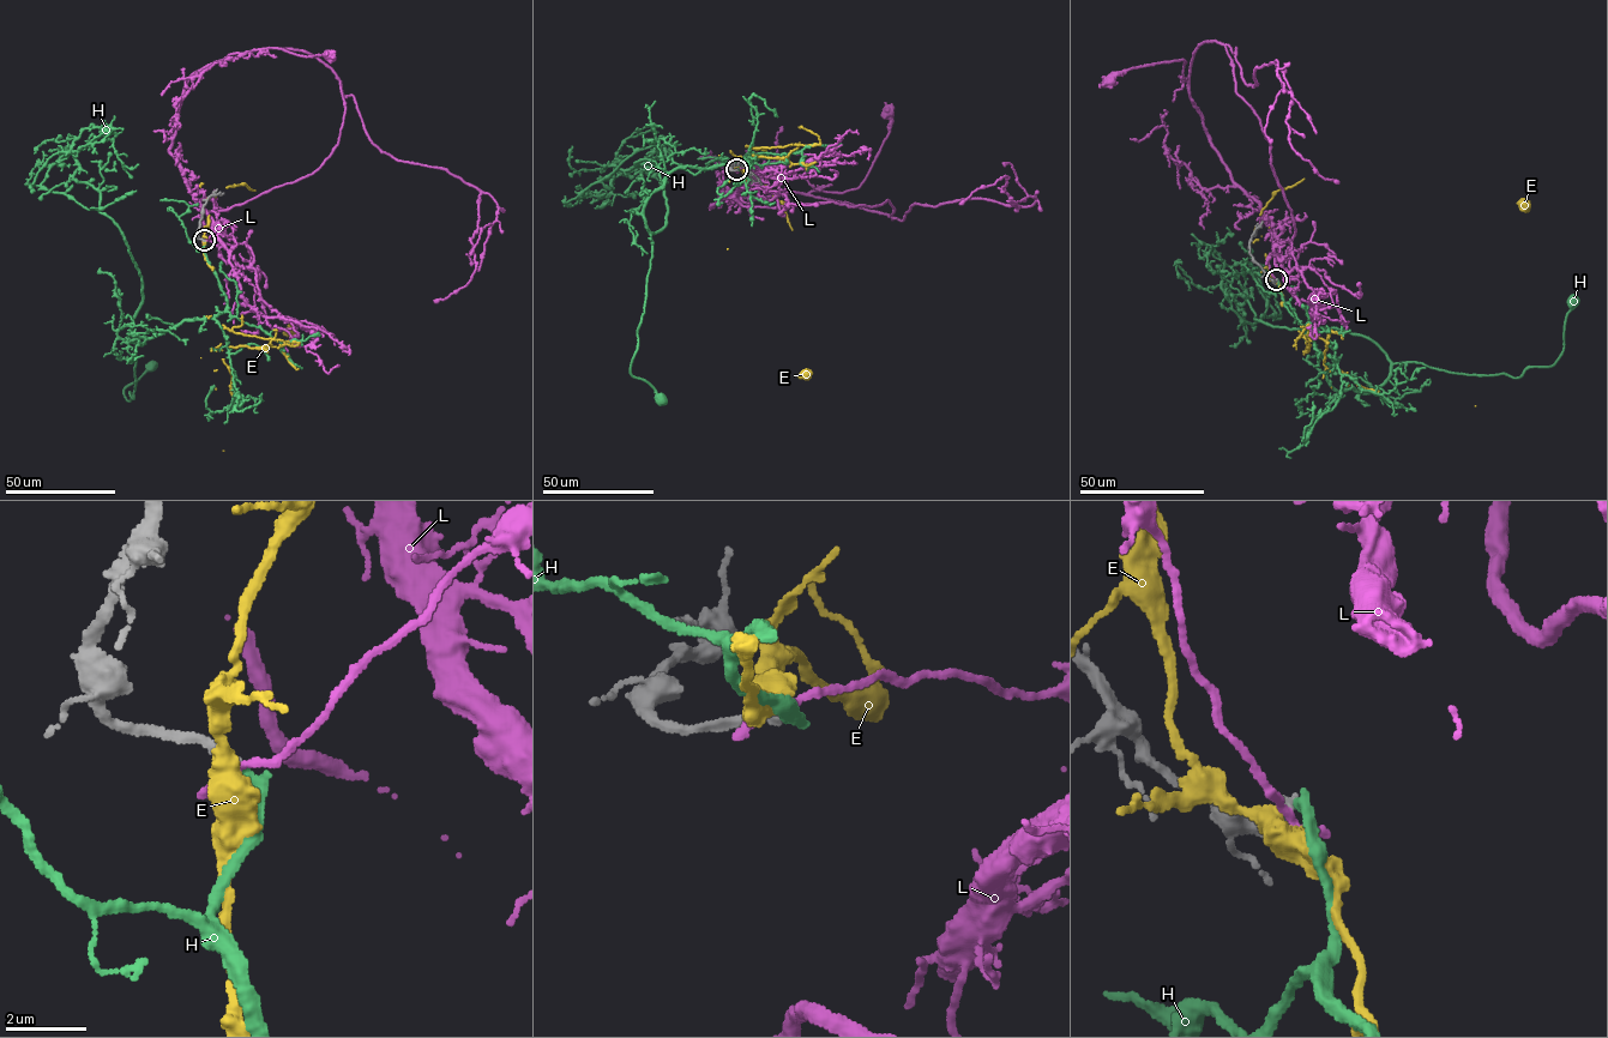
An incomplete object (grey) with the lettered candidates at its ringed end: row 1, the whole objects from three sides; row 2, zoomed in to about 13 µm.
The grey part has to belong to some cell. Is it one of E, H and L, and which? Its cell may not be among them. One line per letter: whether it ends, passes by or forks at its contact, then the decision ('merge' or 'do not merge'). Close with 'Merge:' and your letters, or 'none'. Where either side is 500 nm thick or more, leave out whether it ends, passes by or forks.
E: it passes by | do not merge
H: it ends | merge
L: it ends | do not merge
Merge: H

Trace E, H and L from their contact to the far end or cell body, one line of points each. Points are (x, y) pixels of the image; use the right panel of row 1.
E: (1276, 279), (1284, 302), (1524, 204)
H: (1276, 279), (1330, 385), (1362, 393), (1381, 385), (1393, 363), (1517, 378), (1548, 367), (1563, 350), (1575, 303)
L: (1276, 279), (1268, 255), (1280, 252), (1278, 236), (1210, 142), (1184, 77), (1182, 59), (1118, 72), (1109, 82)

